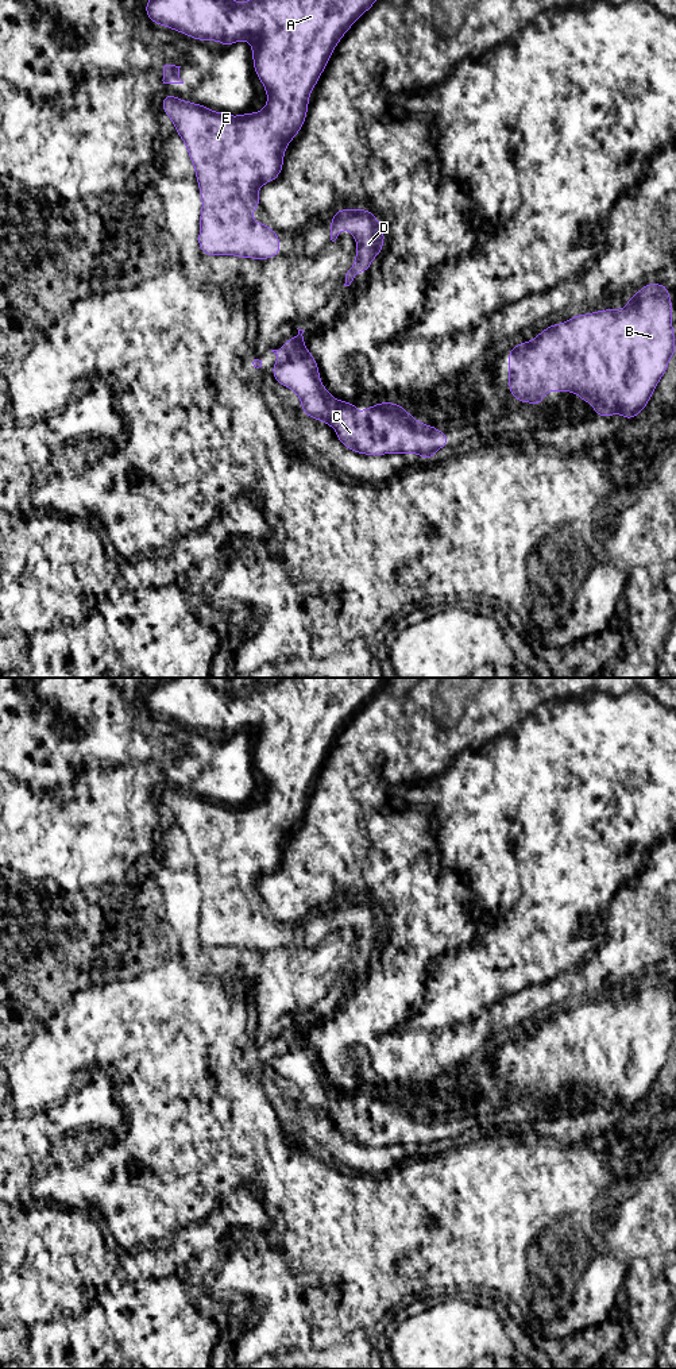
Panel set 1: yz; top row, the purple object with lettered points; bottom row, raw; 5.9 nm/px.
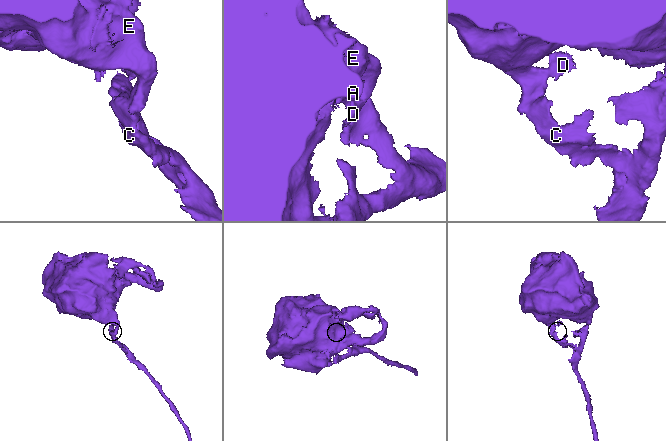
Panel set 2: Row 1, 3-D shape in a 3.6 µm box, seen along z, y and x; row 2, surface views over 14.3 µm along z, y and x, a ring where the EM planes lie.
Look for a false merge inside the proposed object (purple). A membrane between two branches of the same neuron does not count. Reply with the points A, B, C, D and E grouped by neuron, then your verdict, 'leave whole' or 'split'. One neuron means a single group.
A B C D E; leave whole

